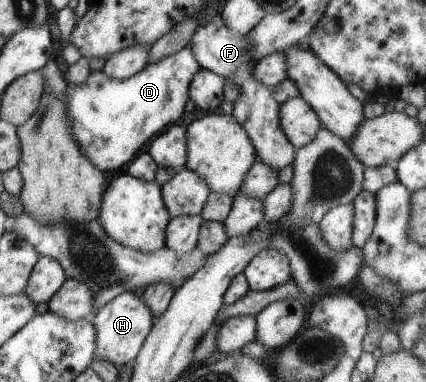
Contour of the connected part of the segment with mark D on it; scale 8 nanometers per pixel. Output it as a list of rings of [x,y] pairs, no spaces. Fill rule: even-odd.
[[[188,45],[176,54],[146,65],[126,80],[112,80],[98,71],[91,73],[82,86],[69,83],[69,128],[85,157],[90,157],[92,164],[104,173],[125,168],[156,136],[180,119],[190,98],[192,77],[201,68]]]

